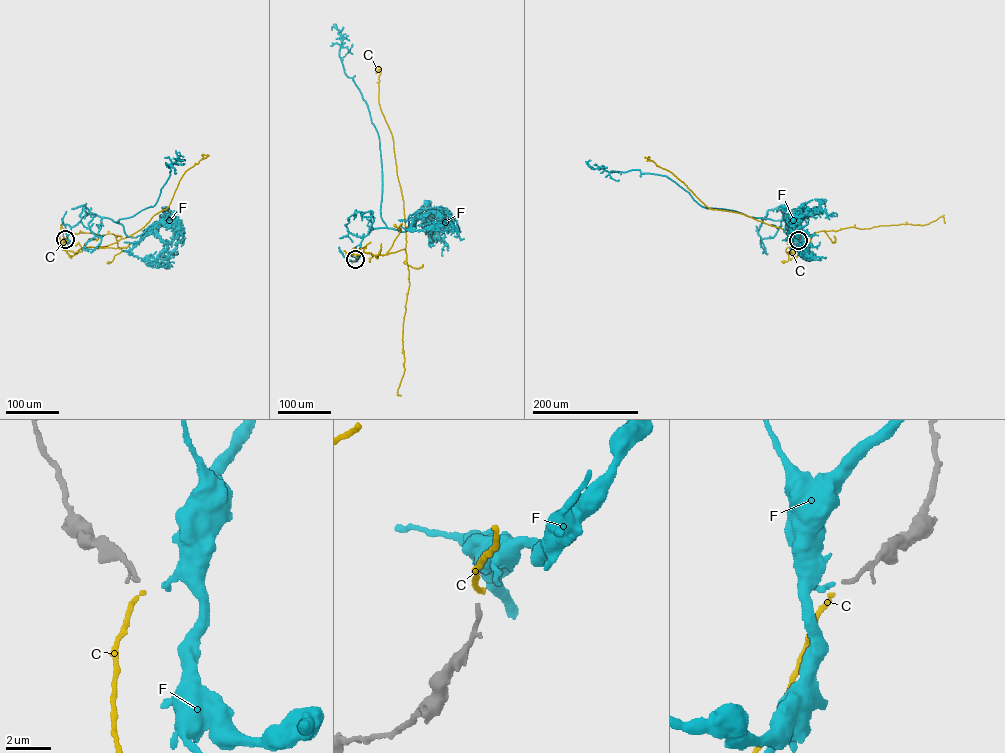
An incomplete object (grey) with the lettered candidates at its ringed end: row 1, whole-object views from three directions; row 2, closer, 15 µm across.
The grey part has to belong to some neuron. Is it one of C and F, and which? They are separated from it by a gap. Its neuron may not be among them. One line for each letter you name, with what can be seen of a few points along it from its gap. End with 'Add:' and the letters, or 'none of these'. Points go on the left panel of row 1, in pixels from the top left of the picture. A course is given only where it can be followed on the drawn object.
Add: none of these

